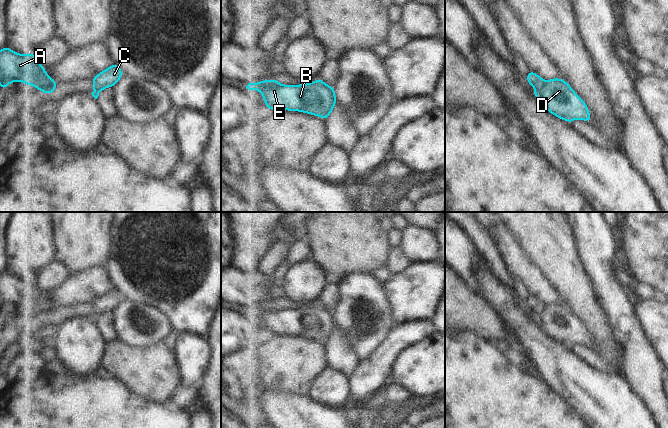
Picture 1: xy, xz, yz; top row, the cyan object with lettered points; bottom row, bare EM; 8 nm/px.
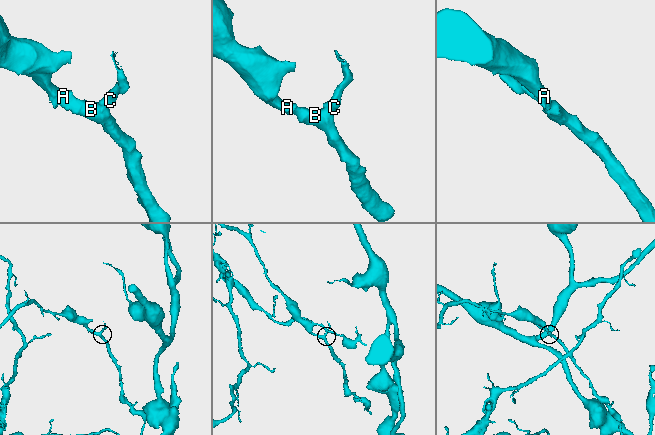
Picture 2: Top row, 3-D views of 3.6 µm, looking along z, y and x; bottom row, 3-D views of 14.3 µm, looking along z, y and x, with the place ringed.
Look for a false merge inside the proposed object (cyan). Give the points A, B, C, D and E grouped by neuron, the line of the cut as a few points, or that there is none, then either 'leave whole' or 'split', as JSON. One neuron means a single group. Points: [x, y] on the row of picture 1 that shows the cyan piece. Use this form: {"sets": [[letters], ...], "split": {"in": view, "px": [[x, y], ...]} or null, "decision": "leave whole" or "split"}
{"sets": [["A", "B", "D", "E"], ["C"]], "split": {"in": "yz", "px": [[545, 81], [543, 86], [535, 91]]}, "decision": "split"}

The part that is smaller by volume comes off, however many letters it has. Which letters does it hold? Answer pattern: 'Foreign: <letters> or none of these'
Foreign: C

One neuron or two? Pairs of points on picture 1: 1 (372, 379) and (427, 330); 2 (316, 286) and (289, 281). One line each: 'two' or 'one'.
1: one
2: one

